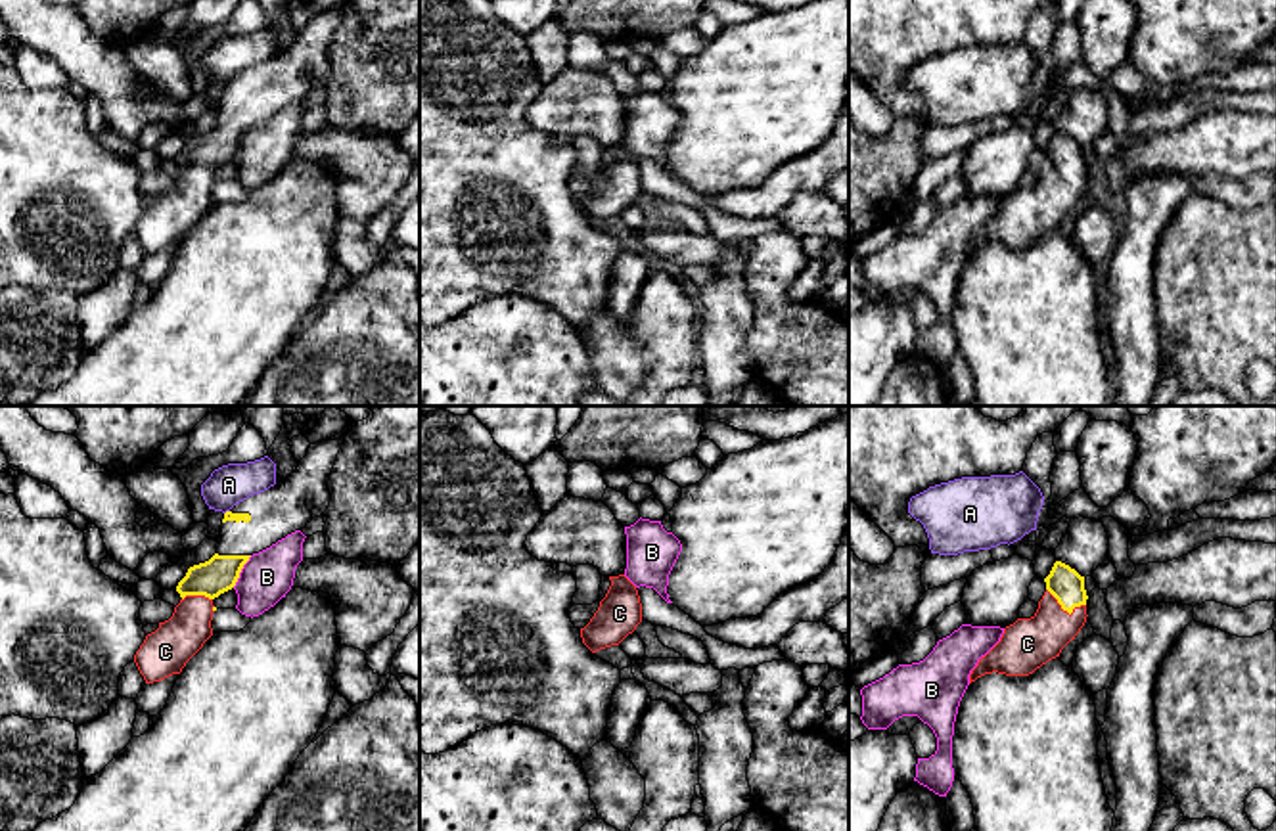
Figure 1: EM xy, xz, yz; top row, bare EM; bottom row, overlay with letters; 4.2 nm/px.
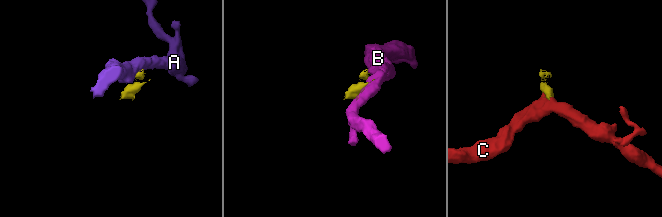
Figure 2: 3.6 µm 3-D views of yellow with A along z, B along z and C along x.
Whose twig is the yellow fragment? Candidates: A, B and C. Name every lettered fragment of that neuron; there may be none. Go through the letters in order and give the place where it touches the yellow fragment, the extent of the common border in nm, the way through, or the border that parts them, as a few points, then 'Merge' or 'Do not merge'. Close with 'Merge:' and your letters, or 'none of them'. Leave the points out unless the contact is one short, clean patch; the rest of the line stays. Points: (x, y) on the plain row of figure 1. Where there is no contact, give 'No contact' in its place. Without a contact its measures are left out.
A: Touches yellow at xy (227, 83). Shared border 30 nm. Boundary: xy (228, 81), (225, 85). Do not merge
B: Touches yellow at xy (240, 142). Shared border 160 nm. Boundary: xy (251, 127), (232, 157). Do not merge
C: Touches yellow at yz (1064, 180). Shared border 180 nm. Path across: yz (1066, 156), (1064, 180), (1027, 215). Merge
Merge: C

